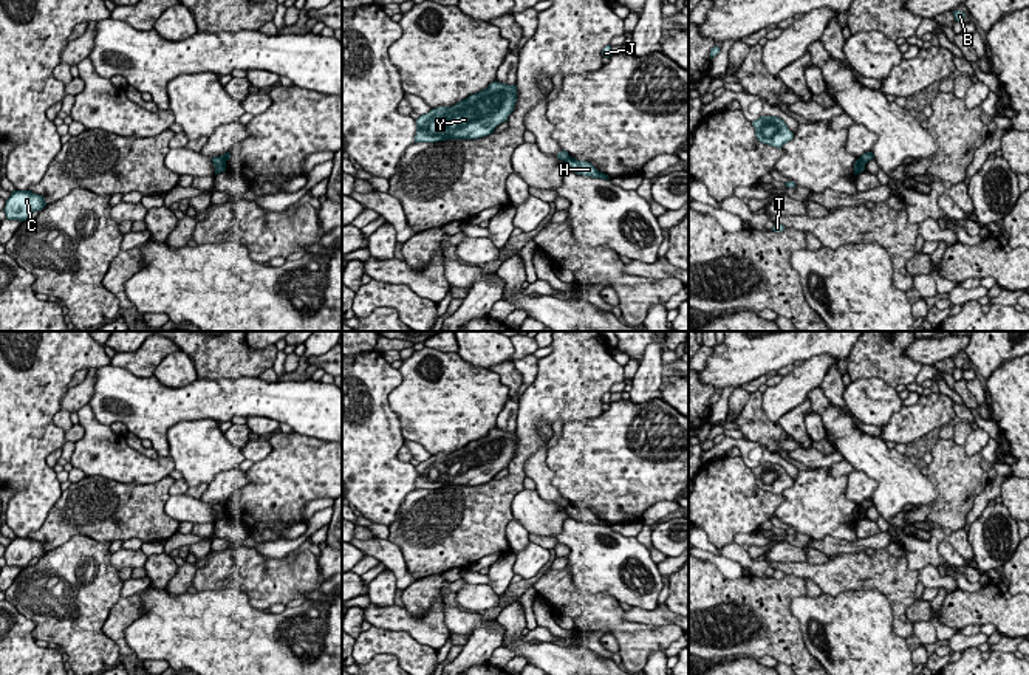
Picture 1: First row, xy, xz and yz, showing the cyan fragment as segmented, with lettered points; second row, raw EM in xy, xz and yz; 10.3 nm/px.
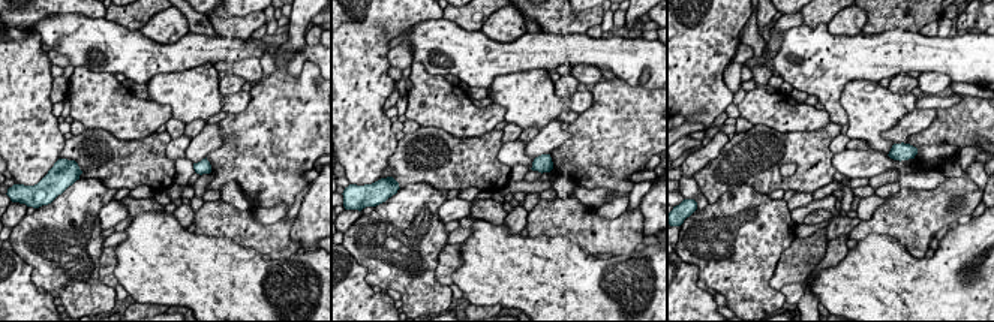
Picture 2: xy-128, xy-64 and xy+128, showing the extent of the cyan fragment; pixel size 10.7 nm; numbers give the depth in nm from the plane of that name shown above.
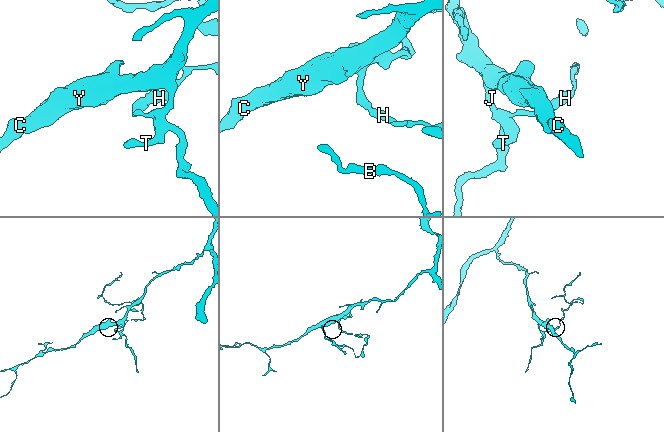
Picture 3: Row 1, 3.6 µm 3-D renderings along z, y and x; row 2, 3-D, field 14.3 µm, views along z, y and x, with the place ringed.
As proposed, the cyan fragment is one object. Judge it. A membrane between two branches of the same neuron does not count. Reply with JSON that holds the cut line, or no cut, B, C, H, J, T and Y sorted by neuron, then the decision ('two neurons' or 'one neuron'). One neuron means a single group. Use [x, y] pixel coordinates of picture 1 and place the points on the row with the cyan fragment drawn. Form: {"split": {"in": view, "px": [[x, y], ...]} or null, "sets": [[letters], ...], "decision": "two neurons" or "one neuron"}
{"split": {"in": "xy", "px": [[218, 157], [225, 164]]}, "sets": [["B", "H"], ["C", "J", "T", "Y"]], "decision": "two neurons"}

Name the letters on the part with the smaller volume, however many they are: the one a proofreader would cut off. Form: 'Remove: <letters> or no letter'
Remove: B, H

